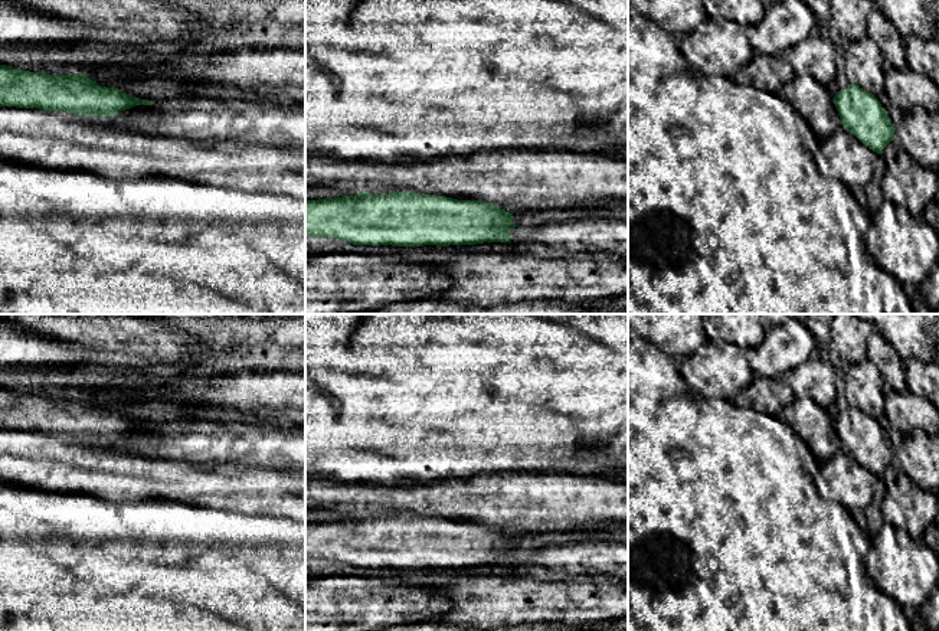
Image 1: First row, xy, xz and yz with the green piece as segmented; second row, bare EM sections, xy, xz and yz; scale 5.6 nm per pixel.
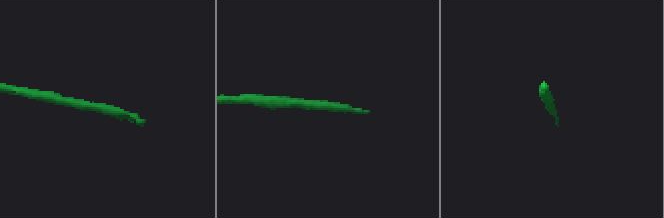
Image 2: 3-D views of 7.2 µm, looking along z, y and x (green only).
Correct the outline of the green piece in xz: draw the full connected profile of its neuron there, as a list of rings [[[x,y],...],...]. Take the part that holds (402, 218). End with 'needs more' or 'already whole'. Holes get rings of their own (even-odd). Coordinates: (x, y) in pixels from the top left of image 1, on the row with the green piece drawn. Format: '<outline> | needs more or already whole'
[[[360,190],[354,196],[336,199],[305,200],[305,236],[338,238],[353,245],[392,245],[392,246],[449,246],[477,245],[484,242],[511,242],[508,232],[516,228],[513,213],[506,212],[482,200],[458,200],[438,194],[421,194],[416,192],[393,192],[389,194],[372,194]]] | already whole

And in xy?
[[[0,65],[0,107],[66,111],[86,117],[115,117],[135,105],[151,105],[118,88],[98,85],[85,75],[49,75]]] | already whole

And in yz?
[[[851,82],[847,89],[838,91],[834,104],[841,118],[843,128],[853,133],[866,147],[880,154],[894,140],[894,127],[880,101],[870,92]]] | already whole

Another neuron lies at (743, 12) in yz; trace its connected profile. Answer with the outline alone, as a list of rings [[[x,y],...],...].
[[[703,0],[706,14],[716,23],[729,19],[743,27],[763,20],[766,0]]]

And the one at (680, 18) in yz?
[[[628,0],[628,6],[678,39],[693,33],[707,16],[703,0]]]

